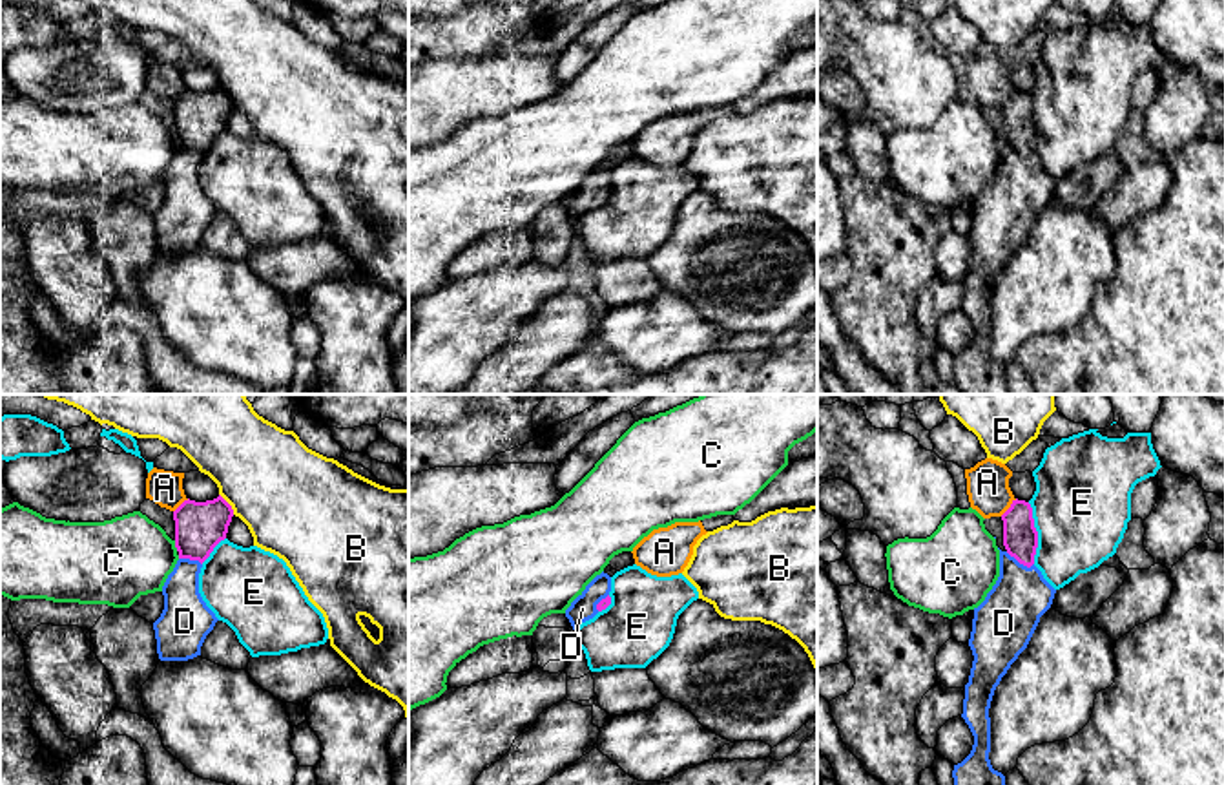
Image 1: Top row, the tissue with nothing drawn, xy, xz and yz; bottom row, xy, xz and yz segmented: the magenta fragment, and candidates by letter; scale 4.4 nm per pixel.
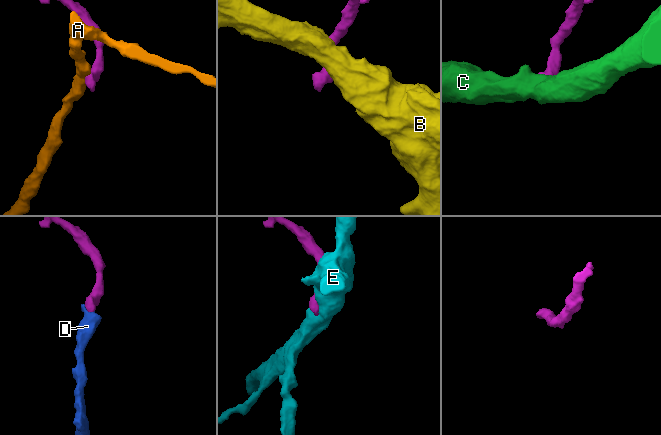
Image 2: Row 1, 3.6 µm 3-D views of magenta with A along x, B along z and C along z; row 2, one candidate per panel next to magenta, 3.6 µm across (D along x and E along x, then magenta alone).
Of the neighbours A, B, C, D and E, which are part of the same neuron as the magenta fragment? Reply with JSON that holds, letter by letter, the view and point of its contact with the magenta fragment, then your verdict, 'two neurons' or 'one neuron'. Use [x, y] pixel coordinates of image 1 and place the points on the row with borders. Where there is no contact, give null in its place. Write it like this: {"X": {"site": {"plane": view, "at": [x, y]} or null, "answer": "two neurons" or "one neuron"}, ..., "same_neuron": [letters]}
{"A": {"site": {"plane": "yz", "at": [1009, 508]}, "answer": "two neurons"}, "B": {"site": {"plane": "xy", "at": [228, 504]}, "answer": "two neurons"}, "C": {"site": {"plane": "xy", "at": [176, 546]}, "answer": "two neurons"}, "D": {"site": {"plane": "yz", "at": [1020, 563]}, "answer": "one neuron"}, "E": {"site": {"plane": "yz", "at": [1037, 533]}, "answer": "two neurons"}, "same_neuron": ["D"]}

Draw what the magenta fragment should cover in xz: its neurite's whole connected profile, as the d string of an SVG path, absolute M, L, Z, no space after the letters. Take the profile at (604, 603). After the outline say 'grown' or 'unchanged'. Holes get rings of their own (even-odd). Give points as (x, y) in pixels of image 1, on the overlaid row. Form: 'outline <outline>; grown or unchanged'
outline M602 571L565 610L565 617L569 619L573 630L576 630L582 623L593 619L598 612L606 610L611 604L609 591L611 577Z; grown

